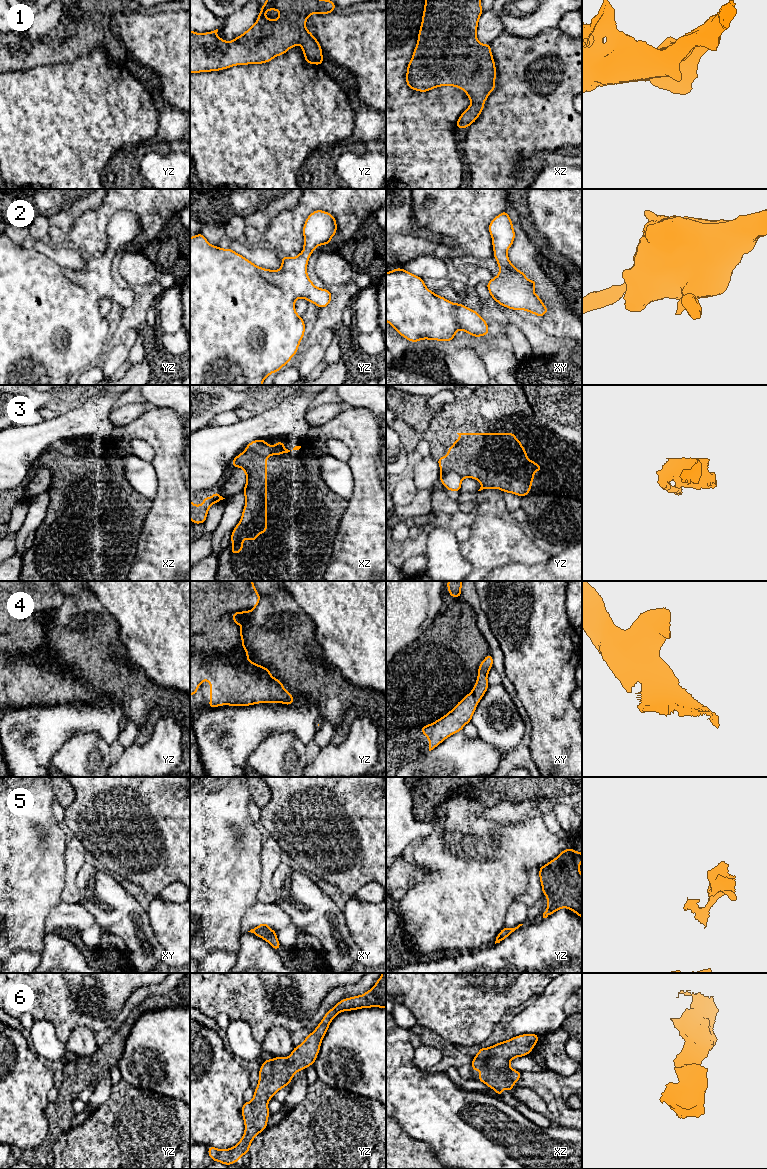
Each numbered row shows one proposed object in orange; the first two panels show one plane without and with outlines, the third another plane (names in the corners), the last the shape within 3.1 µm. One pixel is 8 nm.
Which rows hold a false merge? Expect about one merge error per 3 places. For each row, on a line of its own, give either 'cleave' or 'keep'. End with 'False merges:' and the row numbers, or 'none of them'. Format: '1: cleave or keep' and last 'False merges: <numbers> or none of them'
1: keep
2: keep
3: cleave
4: keep
5: cleave
6: keep
False merges: 3, 5

